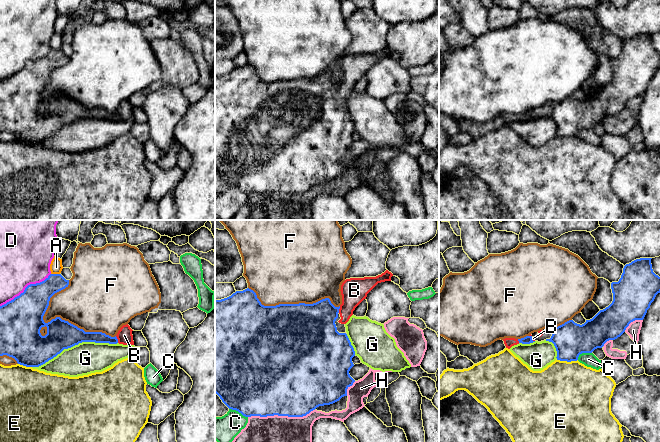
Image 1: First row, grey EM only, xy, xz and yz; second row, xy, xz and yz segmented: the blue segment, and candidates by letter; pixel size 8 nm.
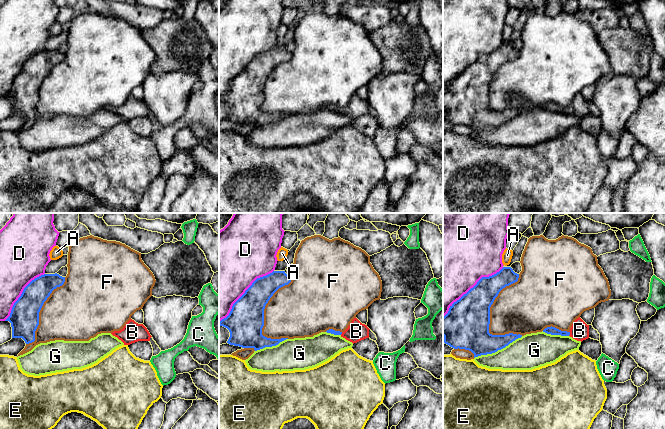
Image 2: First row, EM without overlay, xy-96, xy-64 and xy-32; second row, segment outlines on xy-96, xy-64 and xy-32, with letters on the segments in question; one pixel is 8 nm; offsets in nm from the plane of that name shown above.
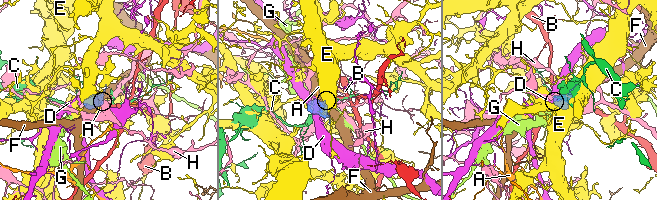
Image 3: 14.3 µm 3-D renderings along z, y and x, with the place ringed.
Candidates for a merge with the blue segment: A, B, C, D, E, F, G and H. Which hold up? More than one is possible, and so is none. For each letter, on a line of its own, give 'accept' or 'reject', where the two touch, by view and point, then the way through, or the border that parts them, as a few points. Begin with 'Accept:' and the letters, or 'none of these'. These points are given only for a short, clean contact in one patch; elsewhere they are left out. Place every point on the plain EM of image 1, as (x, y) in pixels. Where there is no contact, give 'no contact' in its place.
Accept: B
A: reject; meets blue in xy at (55, 50); border along xy (51, 49), (59, 50)
B: accept; meets blue in xy at (117, 115); runs through xy (98, 113), (117, 115), (124, 111)
C: reject; meets blue in xz at (238, 187)
D: reject; meets blue in xy at (25, 65)
E: reject; meets blue in yz at (567, 137)
F: reject; meets blue in xy at (67, 97)
G: reject; meets blue in xy at (74, 121)
H: reject; meets blue in xz at (281, 191)

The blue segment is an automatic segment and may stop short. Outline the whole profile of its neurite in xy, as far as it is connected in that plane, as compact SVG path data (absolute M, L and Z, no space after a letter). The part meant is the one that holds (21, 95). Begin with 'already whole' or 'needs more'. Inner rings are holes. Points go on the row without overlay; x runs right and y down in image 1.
needs more; M50 50L44 57L28 61L23 69L0 82L0 132L12 133L18 140L26 143L39 143L64 125L82 118L134 121L133 106L128 100L123 101L115 113L111 113L102 108L85 108L60 93L45 99L43 92L49 82L50 74L68 61L69 56L61 50Z

